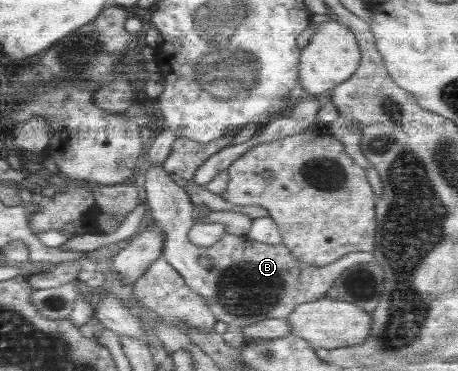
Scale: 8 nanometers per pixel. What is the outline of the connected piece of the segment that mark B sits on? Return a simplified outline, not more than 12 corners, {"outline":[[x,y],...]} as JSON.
{"outline":[[146,170],[161,257],[232,328],[285,318],[326,296],[351,252],[325,266],[282,243],[188,239],[194,204]]}

